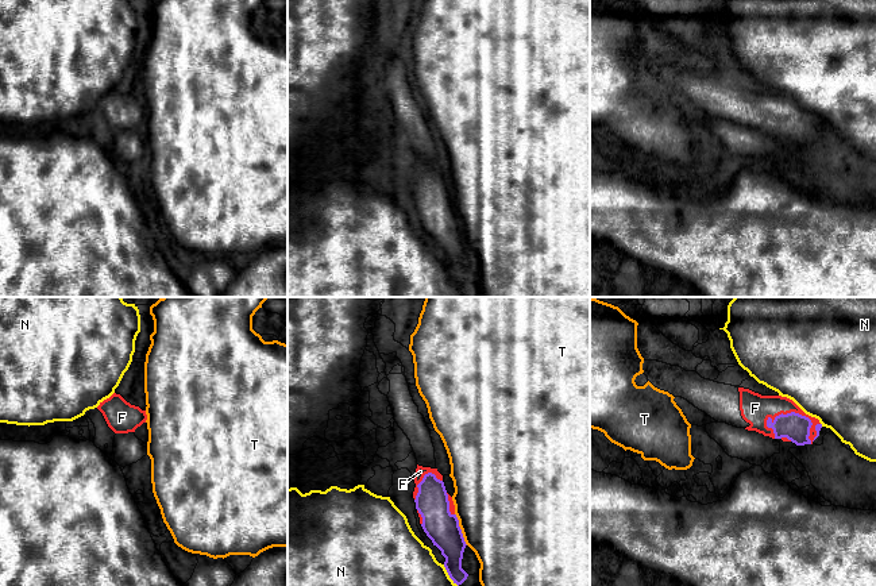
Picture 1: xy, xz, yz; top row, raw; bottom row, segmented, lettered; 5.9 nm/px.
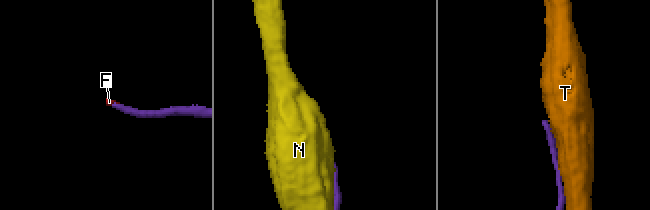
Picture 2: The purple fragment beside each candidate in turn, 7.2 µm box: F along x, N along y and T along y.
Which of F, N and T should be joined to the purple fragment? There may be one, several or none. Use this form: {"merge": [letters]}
{"merge": ["F"]}

